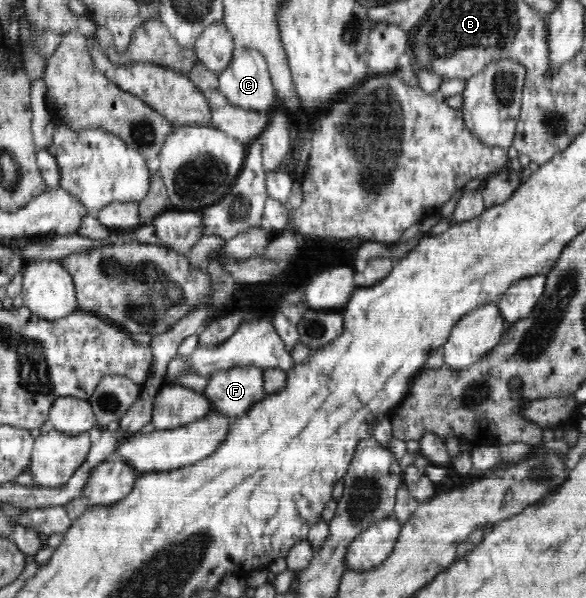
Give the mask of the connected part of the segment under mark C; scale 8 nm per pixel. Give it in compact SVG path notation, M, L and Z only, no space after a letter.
M234 46L229 66L218 73L217 89L229 102L244 107L245 110L272 111L277 106L276 89L268 71L264 55L252 47Z

